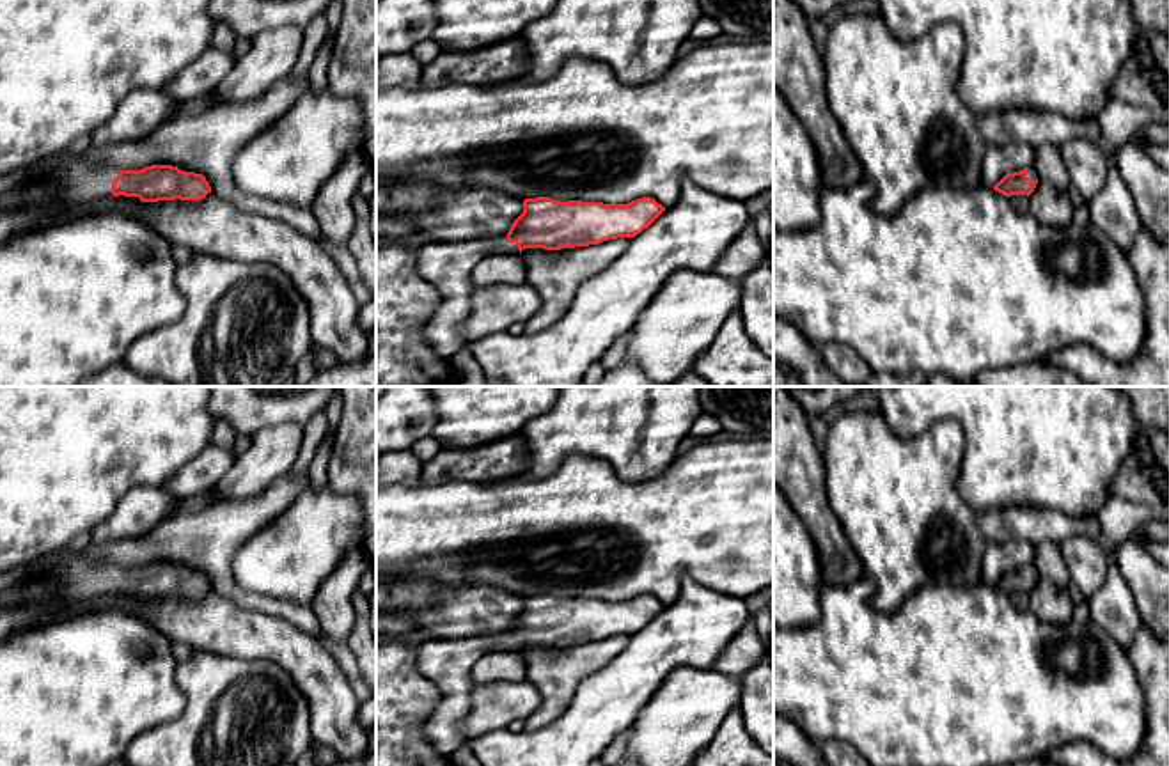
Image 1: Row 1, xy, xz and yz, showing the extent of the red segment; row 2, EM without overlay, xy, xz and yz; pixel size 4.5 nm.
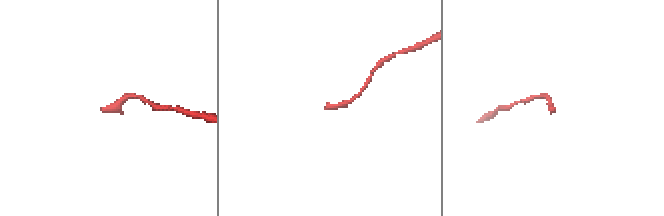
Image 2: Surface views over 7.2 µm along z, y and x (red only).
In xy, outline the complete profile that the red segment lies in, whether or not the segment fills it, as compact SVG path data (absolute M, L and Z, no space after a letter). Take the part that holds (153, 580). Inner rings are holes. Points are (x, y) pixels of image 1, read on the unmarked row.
M66 551L46 566L28 571L34 580L50 582L55 590L48 594L51 599L82 601L101 594L138 594L142 599L158 598L200 598L211 590L211 583L202 571L184 569L172 562L151 562L142 567L96 566L90 564L83 551Z

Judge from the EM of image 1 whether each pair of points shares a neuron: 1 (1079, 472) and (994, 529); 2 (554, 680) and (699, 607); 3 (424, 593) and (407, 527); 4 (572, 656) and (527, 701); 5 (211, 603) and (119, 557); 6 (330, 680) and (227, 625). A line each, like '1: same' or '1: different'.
1: different
2: different
3: different
4: different
5: different
6: same

